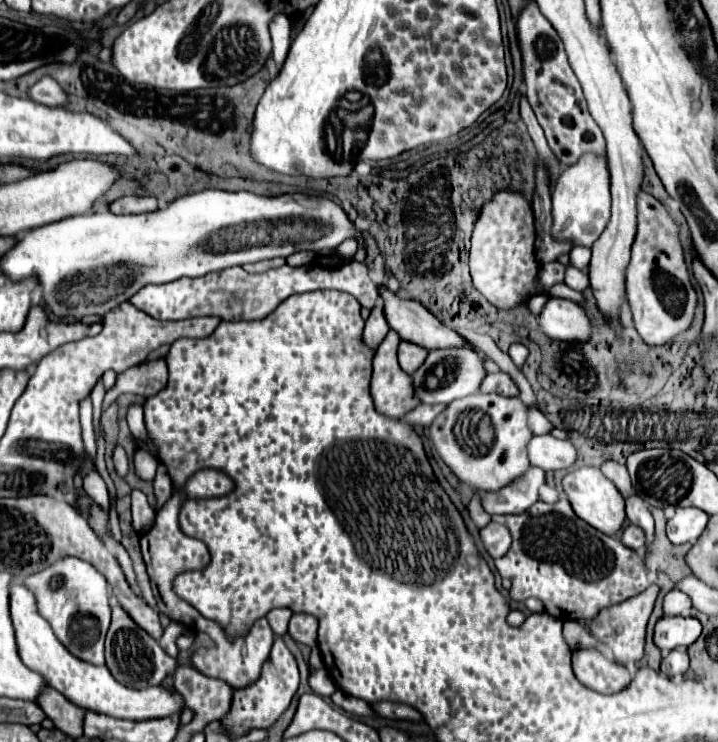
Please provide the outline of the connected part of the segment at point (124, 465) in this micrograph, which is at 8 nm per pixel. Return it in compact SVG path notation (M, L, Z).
M117 445L115 449L113 449L113 463L115 463L115 471L117 471L117 475L127 475L129 473L129 461L127 461L127 453L125 453L125 449L121 447L121 445Z

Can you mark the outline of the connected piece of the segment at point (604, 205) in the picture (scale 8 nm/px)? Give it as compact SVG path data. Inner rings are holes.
M585 153L575 165L563 169L553 187L553 235L557 239L573 239L575 245L591 247L603 233L611 215L609 185L607 159L597 157L597 153Z

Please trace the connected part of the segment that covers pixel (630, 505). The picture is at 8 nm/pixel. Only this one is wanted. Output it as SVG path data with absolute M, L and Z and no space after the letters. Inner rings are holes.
M631 493L629 497L625 497L625 505L627 505L627 519L633 525L639 525L641 529L645 529L645 533L647 533L647 545L649 545L653 541L653 517L651 517L649 509L641 501L641 497L637 497L635 493Z

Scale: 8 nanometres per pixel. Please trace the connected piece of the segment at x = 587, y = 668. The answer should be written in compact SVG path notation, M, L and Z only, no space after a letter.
M593 647L573 651L573 671L581 683L599 693L619 693L631 683L631 673L625 665L609 661Z

